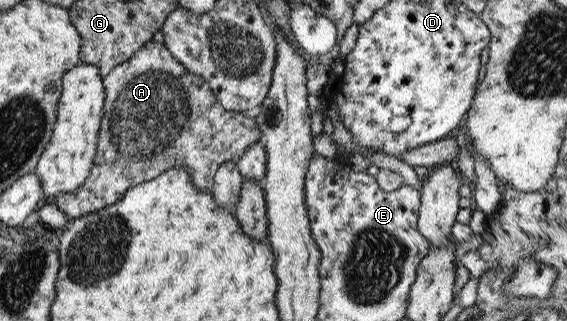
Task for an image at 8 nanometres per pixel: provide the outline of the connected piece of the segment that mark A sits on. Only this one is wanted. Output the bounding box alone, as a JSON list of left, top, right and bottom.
[54,40,263,219]

